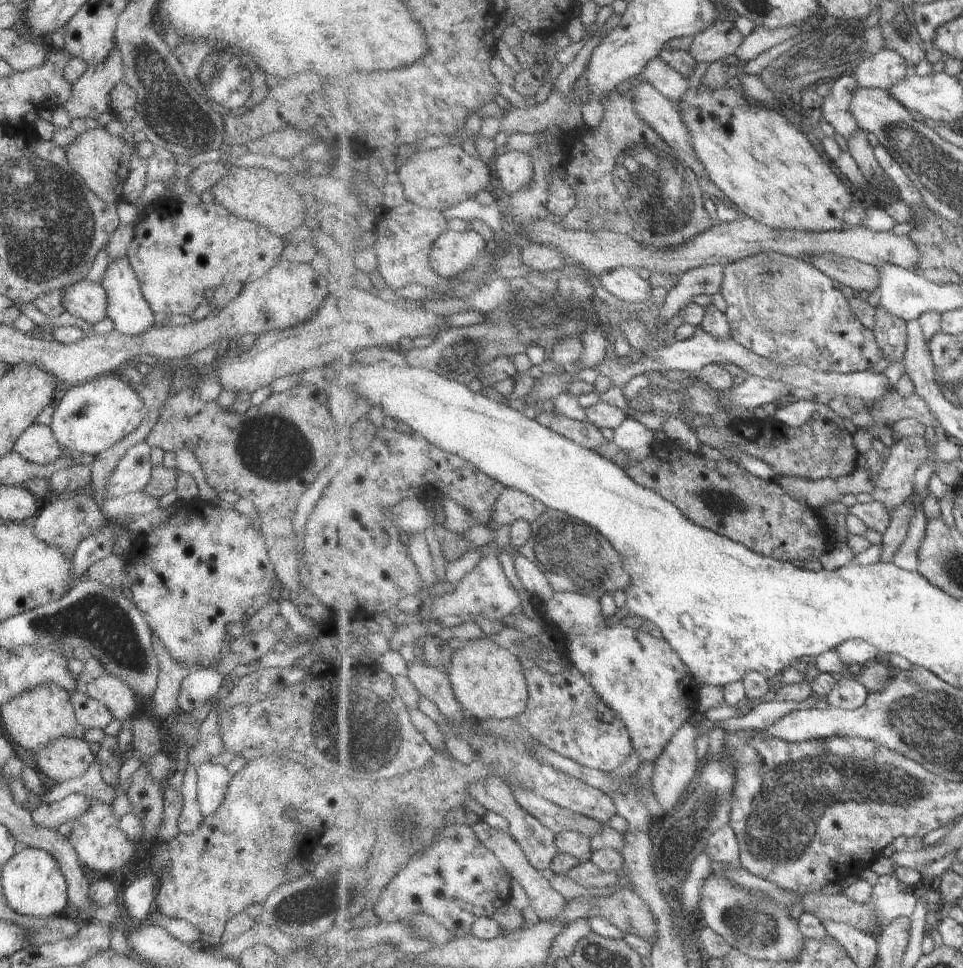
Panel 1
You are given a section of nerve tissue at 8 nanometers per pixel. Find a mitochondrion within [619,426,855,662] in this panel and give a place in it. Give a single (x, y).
(724, 502)

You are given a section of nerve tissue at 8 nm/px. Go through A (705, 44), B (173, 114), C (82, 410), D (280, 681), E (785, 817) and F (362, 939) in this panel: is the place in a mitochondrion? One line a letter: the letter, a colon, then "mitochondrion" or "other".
A: other
B: mitochondrion
C: mitochondrion
D: other
E: mitochondrion
F: other

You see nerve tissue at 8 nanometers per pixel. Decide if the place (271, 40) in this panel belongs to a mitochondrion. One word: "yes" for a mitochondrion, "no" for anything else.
no

